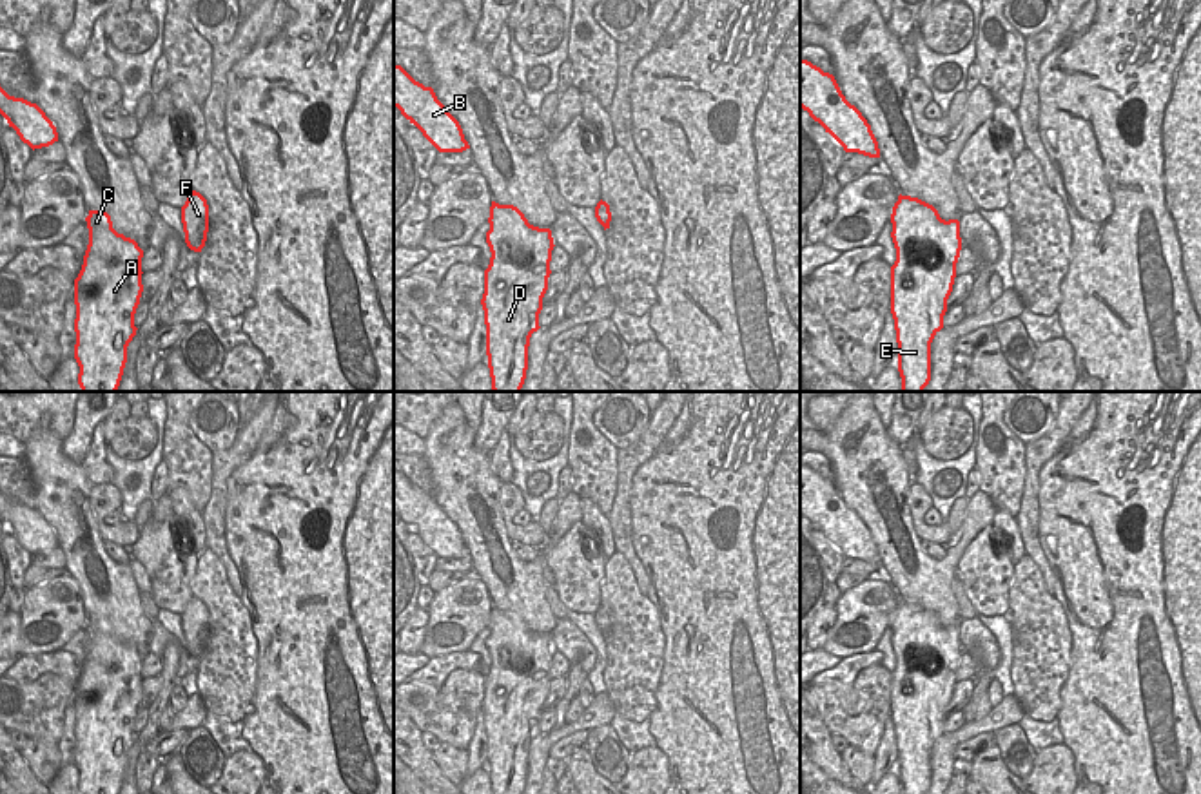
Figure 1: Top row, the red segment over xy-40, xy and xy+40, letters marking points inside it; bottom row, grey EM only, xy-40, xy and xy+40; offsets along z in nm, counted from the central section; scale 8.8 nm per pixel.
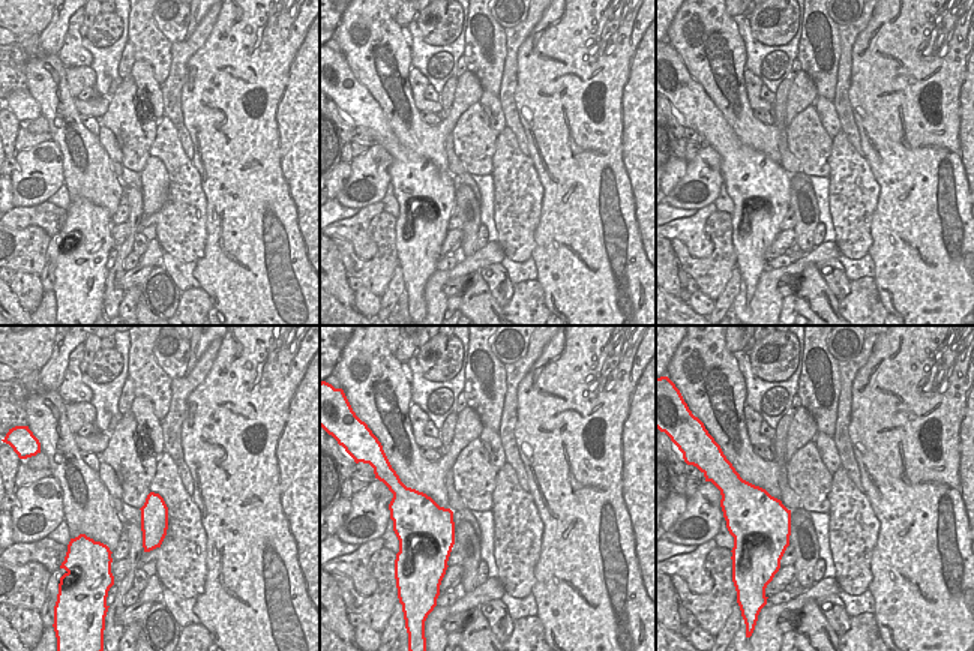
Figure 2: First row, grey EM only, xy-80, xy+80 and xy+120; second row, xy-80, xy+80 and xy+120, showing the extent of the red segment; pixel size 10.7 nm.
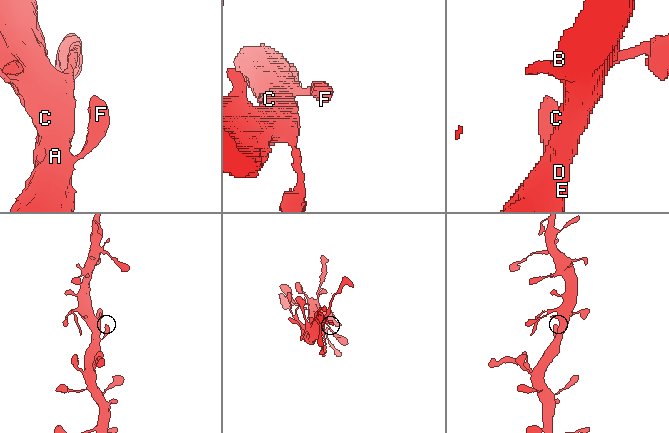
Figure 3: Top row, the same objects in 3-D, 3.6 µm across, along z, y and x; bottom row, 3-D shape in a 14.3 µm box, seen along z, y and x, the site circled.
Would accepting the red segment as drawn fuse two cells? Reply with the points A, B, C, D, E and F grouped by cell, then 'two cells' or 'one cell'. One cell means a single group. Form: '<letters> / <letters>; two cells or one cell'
A B C D E F; one cell

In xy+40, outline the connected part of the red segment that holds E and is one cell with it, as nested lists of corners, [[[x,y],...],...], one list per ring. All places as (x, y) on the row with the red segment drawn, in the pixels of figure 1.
[[[900,194],[891,223],[896,248],[891,266],[891,314],[902,392],[923,392],[931,381],[931,343],[943,328],[956,277],[960,221],[945,221],[932,205]]]

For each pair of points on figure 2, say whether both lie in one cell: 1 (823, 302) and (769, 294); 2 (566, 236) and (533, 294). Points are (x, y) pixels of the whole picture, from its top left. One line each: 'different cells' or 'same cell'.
1: different cells
2: different cells

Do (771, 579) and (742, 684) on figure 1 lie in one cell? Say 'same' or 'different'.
same

